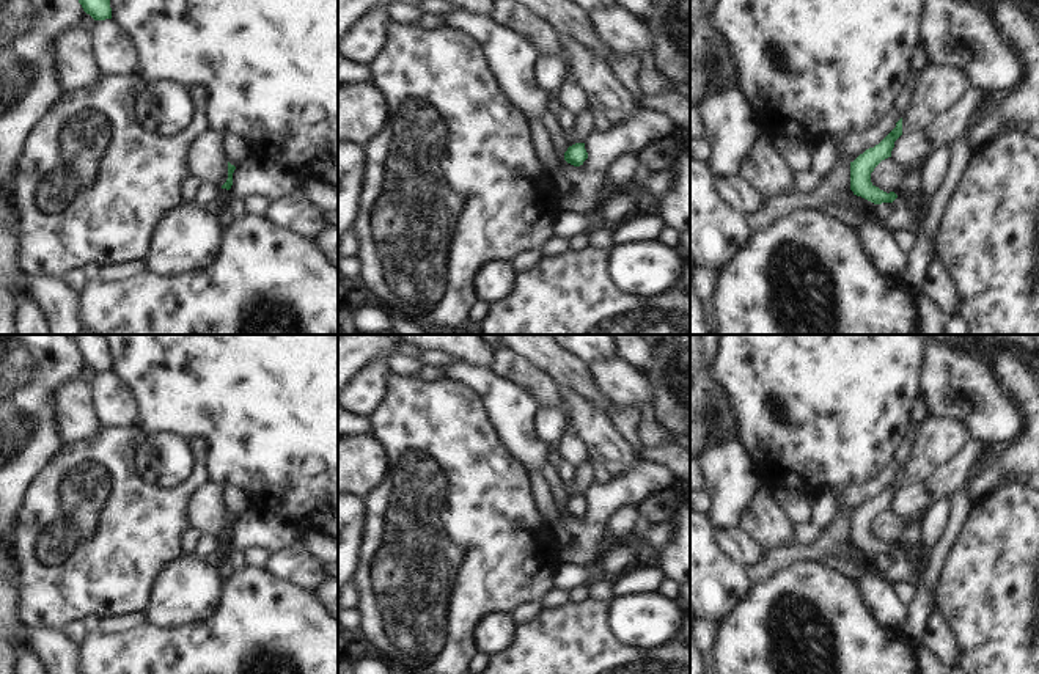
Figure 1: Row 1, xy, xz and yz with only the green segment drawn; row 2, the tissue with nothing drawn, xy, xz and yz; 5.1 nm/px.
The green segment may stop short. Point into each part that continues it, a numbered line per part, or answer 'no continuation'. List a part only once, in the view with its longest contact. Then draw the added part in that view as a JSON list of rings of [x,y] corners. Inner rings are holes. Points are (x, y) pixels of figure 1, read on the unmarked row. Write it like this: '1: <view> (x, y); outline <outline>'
1: yz (901, 571); outline [[[898,547],[898,550],[891,555],[894,564],[893,567],[882,575],[890,583],[899,583],[899,581],[910,581],[915,586],[918,584],[918,575],[915,573],[913,567],[907,561],[905,548]]]

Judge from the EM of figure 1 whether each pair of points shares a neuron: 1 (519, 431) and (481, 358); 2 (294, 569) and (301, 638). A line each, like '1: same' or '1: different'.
1: different
2: different

